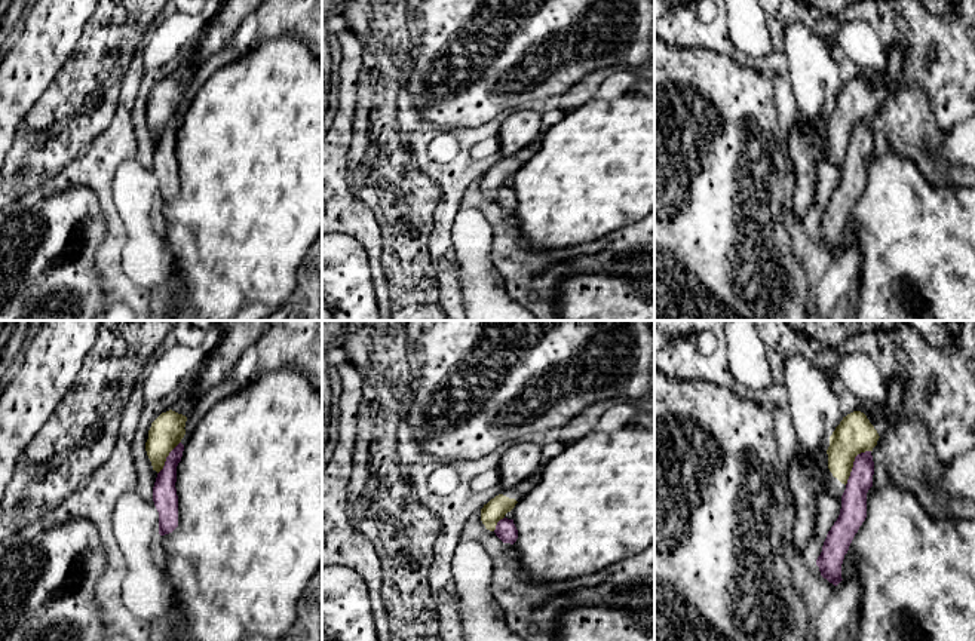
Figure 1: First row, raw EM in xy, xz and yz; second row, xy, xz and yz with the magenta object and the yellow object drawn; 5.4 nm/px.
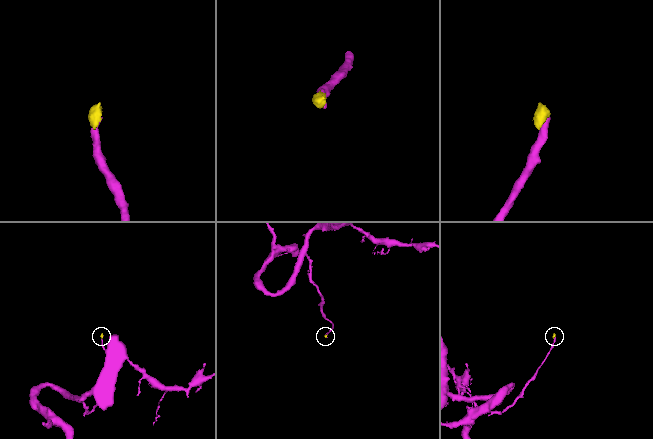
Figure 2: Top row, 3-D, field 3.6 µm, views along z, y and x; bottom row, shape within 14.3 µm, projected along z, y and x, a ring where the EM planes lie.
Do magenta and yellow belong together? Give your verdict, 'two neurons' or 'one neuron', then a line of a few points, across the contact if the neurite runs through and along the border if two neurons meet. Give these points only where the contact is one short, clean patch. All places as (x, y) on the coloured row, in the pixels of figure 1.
two neurons; line yz (870, 450), (861, 451), (855, 457), (851, 475), (845, 484)

